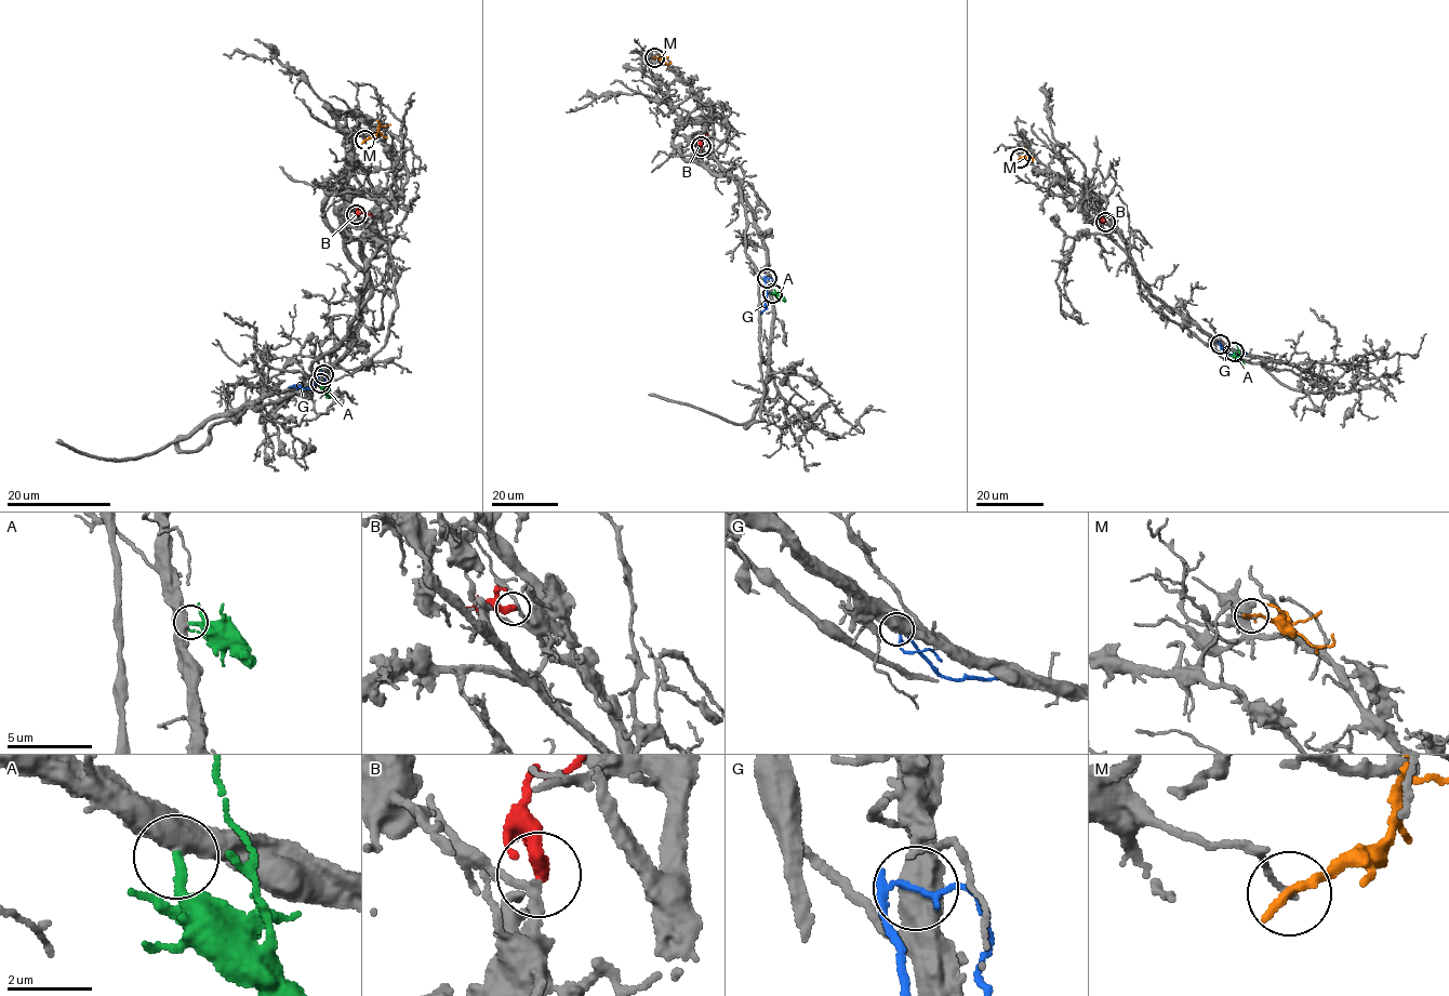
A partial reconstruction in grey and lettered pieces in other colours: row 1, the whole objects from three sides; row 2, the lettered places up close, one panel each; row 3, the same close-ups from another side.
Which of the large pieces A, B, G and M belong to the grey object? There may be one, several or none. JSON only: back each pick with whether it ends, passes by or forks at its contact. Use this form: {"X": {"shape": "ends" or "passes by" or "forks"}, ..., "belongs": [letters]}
{"A": {"shape": "ends"}, "belongs": ["A"]}

